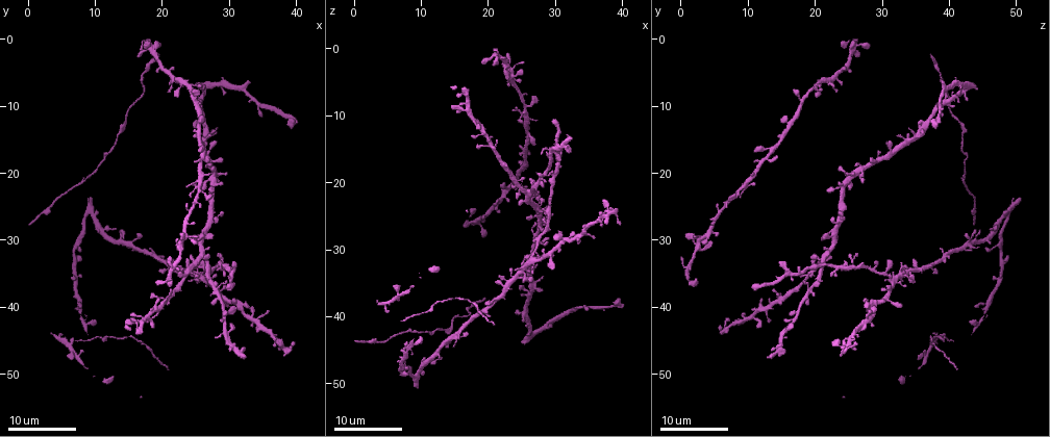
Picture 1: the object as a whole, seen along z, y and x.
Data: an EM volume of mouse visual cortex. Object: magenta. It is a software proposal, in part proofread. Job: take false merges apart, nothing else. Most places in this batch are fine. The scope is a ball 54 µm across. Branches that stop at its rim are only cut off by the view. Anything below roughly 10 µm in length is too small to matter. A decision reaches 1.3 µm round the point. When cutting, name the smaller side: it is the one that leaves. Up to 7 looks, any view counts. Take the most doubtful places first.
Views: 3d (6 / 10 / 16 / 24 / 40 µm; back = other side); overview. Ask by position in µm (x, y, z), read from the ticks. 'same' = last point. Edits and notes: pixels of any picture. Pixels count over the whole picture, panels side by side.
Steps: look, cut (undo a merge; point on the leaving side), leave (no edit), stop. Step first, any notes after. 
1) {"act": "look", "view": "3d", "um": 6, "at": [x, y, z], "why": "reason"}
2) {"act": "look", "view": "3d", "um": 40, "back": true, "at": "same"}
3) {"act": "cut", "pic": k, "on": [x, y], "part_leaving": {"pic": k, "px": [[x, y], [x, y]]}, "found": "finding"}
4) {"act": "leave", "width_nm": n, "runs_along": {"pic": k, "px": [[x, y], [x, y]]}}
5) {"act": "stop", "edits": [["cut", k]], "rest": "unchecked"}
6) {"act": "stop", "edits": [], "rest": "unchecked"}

{"act": "look", "view": "3d", "um": 24, "at": [28.0, 37.0, 19.5], "why": "looks like a crossing"}

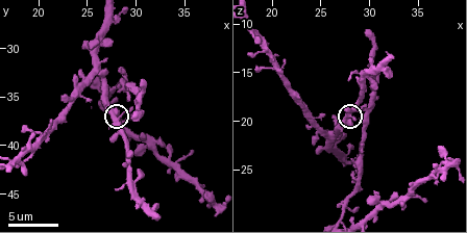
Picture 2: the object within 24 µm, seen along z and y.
{"act": "look", "view": "3d", "um": 6, "at": [27.6, 37.2, 19.6]}

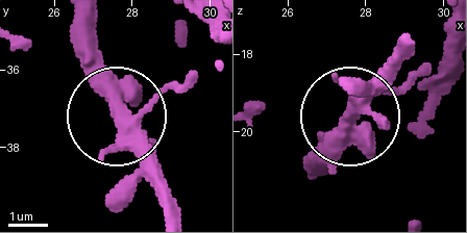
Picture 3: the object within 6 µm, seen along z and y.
{"act": "leave", "found": "one neuron here"}

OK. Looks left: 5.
{"act": "look", "view": "3d", "um": 24, "at": [15.0, 12.0, 41.5], "why": "sudden change in width"}

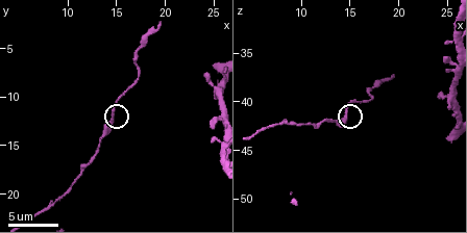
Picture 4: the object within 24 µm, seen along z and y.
{"act": "look", "view": "3d", "um": 6, "at": [14.4, 12.2, 41.4]}

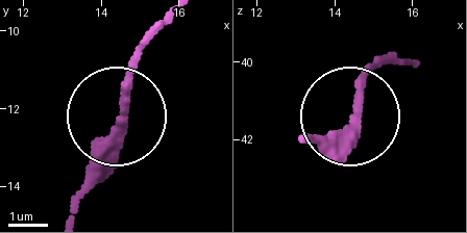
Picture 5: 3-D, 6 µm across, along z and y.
{"act": "look", "view": "3d", "um": 6, "back": true, "at": [14.60, 12.25, 41.45]}

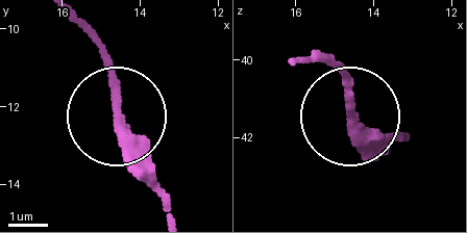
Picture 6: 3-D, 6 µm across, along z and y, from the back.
{"act": "leave", "found": "all the same neuron"}

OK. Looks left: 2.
{"act": "look", "view": "3d", "um": 10, "at": [12.4, 16.2, 42.0], "why": "thick turns thin"}

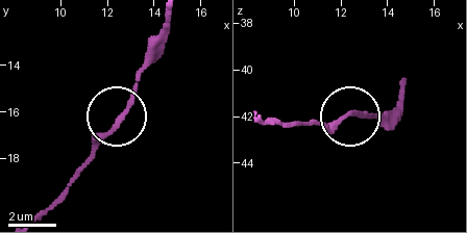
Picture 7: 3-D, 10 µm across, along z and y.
{"act": "look", "view": "3d", "um": 10, "back": true, "at": [12.5, 16.3, 41.8]}

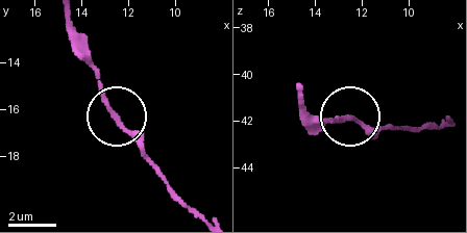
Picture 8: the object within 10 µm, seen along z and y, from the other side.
{"act": "leave", "found": "one neuron here"}

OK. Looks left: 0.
{"act": "stop", "edits": [], "rest": "unchecked"}

